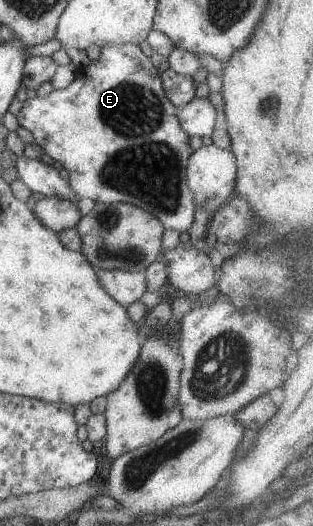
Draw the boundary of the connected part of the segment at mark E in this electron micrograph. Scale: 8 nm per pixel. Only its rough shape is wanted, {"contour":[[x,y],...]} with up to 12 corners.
{"contour":[[140,44],[17,115],[80,198],[169,229],[195,151]]}

